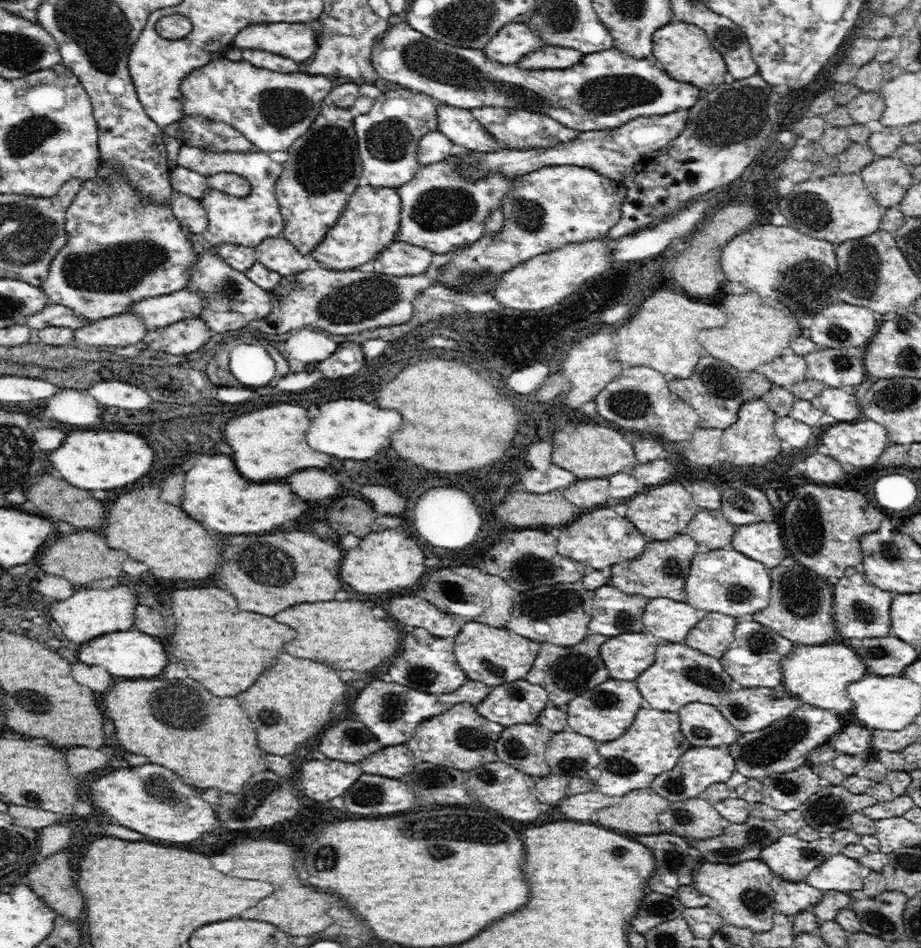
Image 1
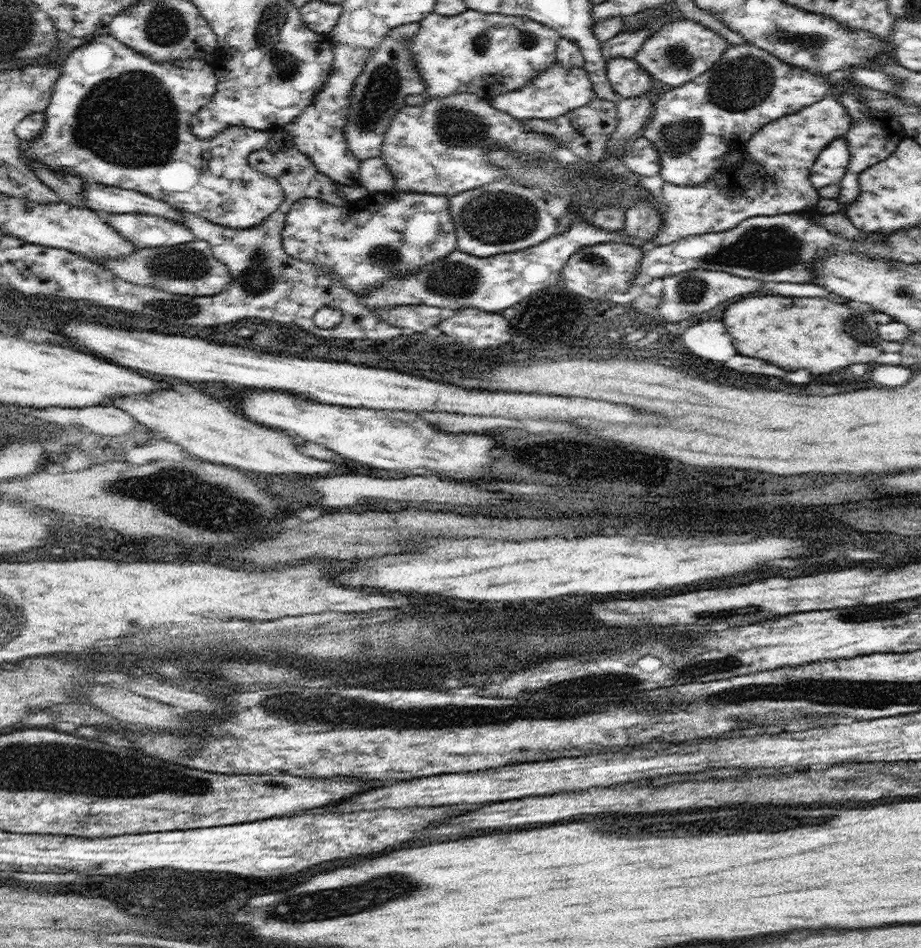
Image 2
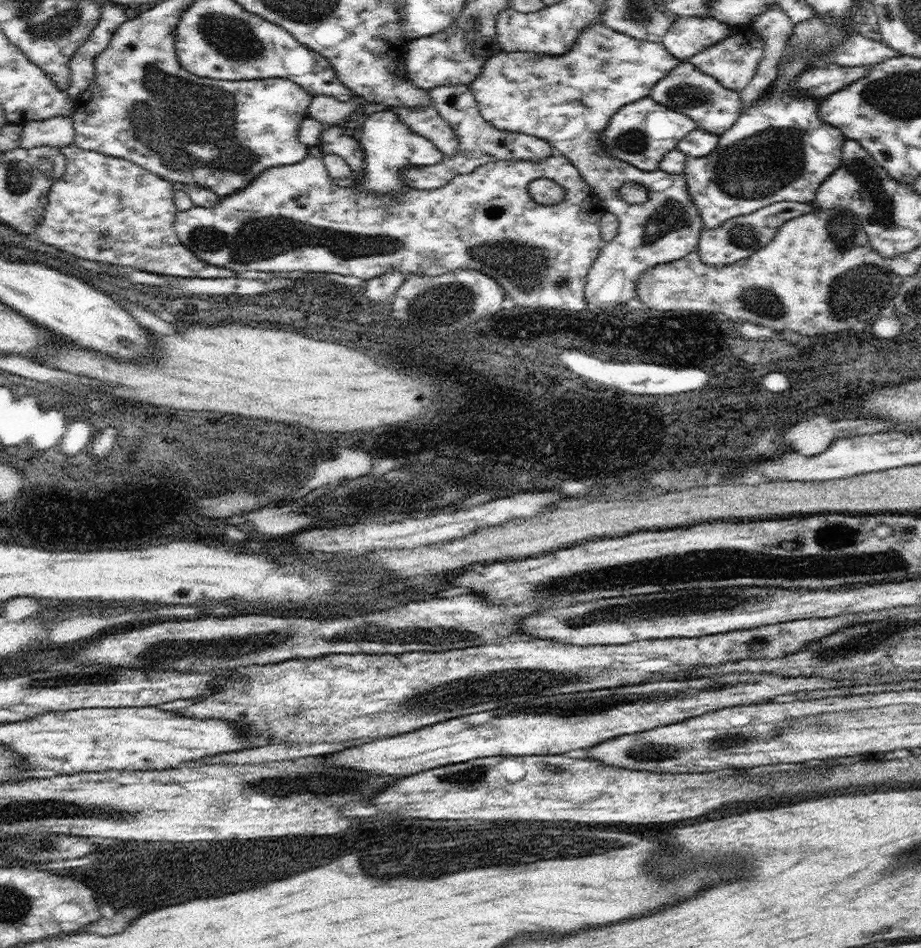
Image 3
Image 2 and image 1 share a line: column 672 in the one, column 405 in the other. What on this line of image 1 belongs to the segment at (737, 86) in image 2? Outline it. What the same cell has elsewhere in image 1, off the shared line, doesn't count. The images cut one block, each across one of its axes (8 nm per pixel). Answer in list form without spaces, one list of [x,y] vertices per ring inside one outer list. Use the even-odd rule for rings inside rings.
[[[401,87],[378,96],[370,112],[354,118],[354,130],[359,144],[362,181],[375,187],[398,188],[410,182],[421,166],[416,152],[421,138],[438,131],[438,104],[426,93],[412,93]]]

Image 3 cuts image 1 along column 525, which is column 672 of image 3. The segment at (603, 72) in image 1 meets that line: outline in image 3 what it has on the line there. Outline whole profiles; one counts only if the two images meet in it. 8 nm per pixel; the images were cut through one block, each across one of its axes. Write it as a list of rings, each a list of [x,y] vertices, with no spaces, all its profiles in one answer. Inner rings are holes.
[[[689,60],[680,61],[652,87],[649,96],[674,112],[690,116],[698,129],[718,136],[730,129],[740,116],[740,92],[724,88],[718,80],[698,70]]]

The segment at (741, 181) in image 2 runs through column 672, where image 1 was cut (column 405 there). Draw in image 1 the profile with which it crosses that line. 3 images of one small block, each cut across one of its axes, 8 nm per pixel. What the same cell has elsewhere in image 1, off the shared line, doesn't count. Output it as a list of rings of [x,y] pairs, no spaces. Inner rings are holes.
[[[457,152],[440,162],[420,166],[410,182],[397,188],[402,199],[401,221],[397,230],[400,241],[427,248],[432,253],[446,254],[482,238],[486,218],[494,210],[501,209],[502,198],[510,192],[513,178],[493,172],[470,181],[460,171],[464,166],[462,162],[470,166],[470,157],[460,157]]]

